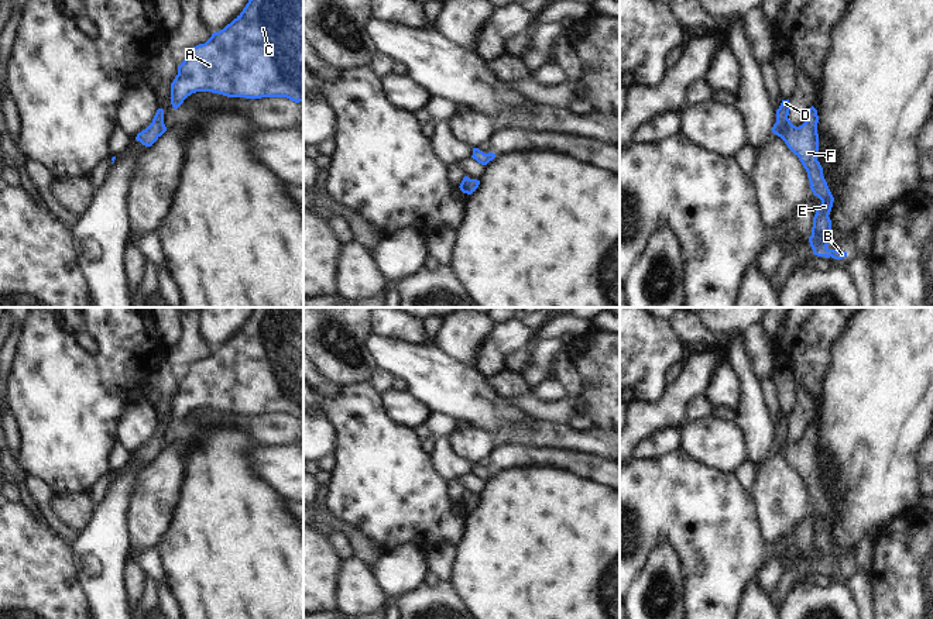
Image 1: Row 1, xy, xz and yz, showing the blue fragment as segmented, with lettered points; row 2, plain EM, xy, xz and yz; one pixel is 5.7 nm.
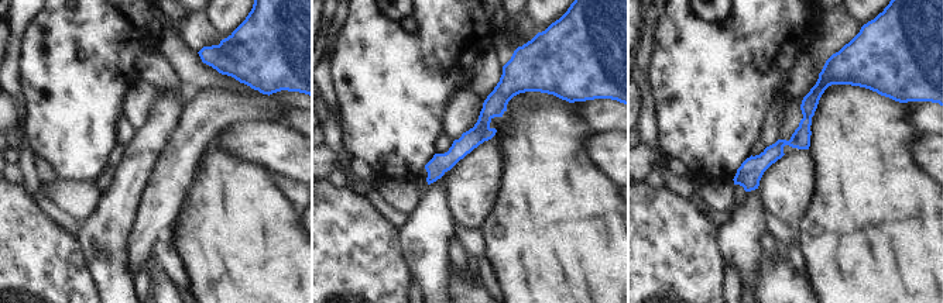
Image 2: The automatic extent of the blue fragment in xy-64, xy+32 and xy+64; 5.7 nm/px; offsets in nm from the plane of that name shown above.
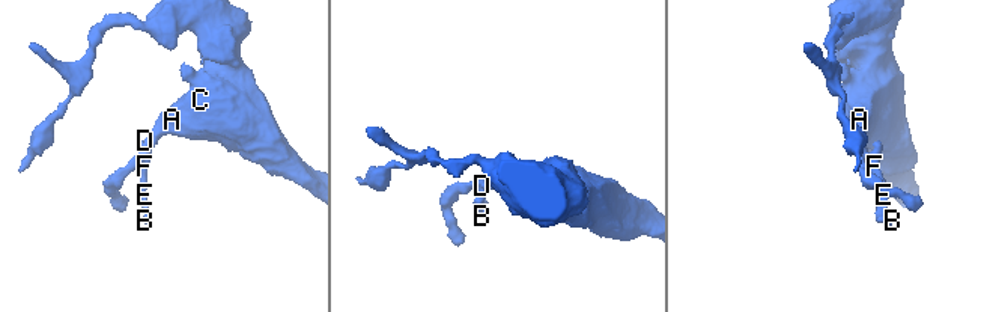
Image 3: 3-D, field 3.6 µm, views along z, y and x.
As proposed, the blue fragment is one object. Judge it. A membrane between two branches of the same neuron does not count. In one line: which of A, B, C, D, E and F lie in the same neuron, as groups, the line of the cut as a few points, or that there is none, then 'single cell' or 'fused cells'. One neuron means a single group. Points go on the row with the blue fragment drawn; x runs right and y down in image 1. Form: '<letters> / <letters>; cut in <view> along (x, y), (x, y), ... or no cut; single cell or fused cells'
A B C D E F; no cut; single cell

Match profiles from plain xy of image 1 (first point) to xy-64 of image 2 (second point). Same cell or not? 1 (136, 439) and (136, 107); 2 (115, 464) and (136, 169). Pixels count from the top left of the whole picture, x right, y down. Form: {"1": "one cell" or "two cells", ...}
{"1": "one cell", "2": "two cells"}

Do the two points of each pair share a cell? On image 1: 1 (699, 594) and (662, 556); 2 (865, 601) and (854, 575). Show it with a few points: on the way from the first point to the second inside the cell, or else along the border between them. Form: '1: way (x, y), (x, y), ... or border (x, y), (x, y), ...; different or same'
1: border (672, 547), (678, 556), (685, 581), (686, 604); different
2: way (863, 595), (861, 585), (857, 581); same

